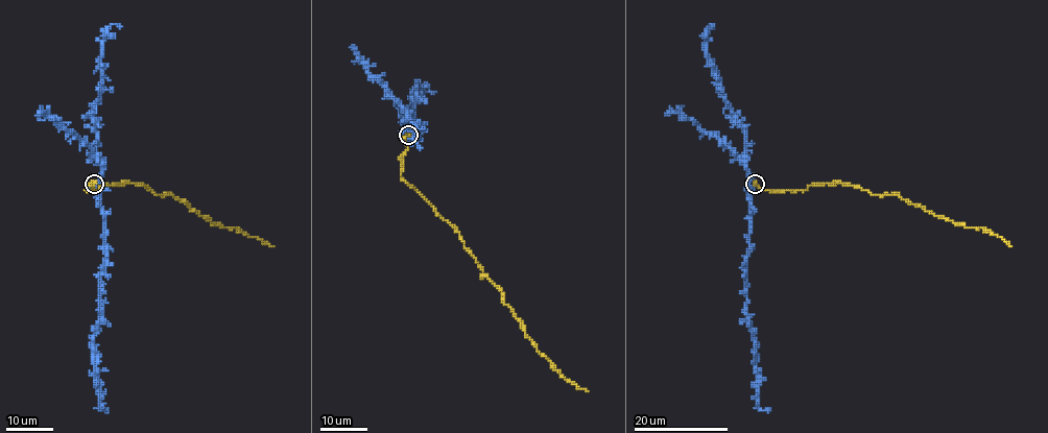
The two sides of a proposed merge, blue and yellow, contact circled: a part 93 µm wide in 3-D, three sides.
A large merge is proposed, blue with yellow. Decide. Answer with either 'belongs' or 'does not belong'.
does not belong

